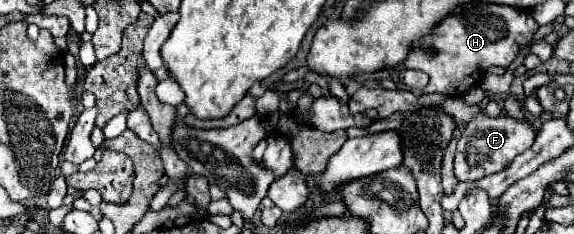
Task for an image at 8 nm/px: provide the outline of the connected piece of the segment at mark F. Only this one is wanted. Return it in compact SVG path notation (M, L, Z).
M478 114L478 118L464 126L456 158L454 158L454 176L458 180L480 180L488 174L504 170L518 154L528 150L534 144L536 126L526 120L516 120L512 116L496 116L490 118L486 114Z

